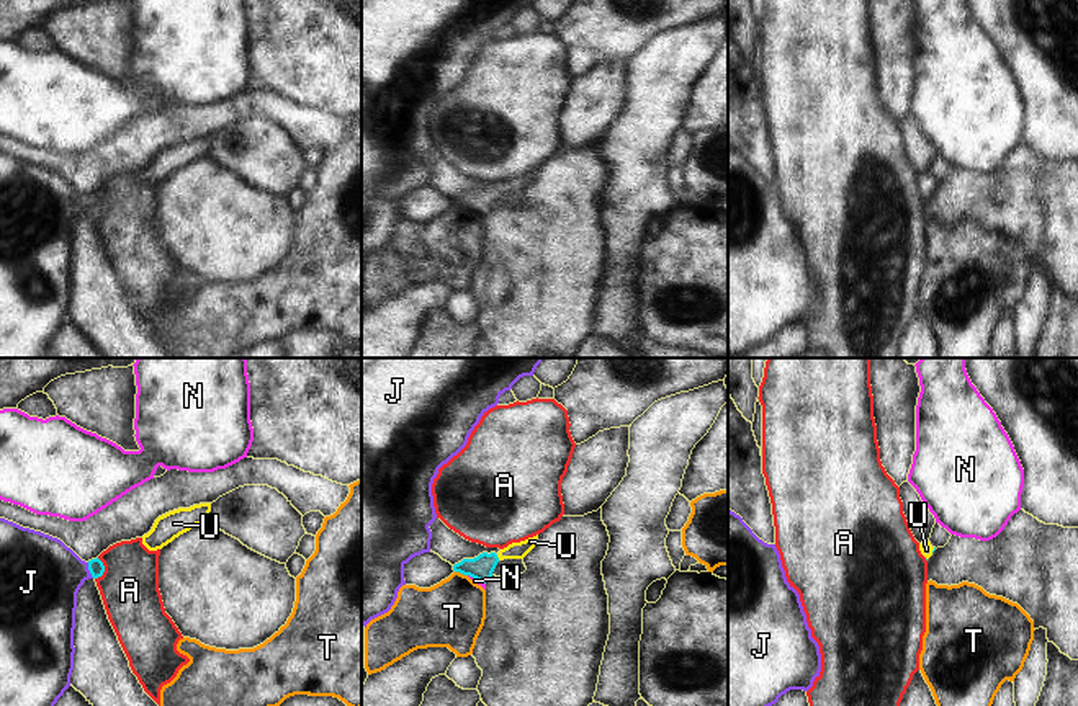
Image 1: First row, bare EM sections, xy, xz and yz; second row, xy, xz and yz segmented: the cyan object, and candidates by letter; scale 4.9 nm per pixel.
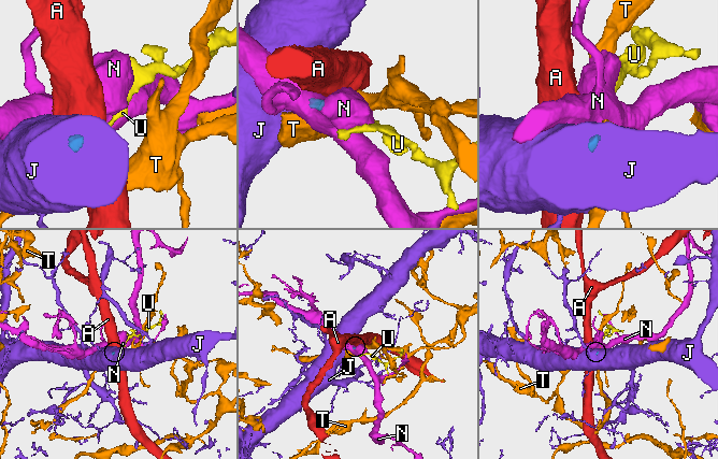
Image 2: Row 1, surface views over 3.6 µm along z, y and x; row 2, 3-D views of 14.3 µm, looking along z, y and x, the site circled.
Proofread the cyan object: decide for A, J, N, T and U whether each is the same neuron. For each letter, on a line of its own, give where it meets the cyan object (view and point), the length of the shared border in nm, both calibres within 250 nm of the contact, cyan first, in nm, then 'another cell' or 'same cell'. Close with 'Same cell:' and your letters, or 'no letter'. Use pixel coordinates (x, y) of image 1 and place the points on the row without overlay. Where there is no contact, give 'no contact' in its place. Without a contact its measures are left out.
A: contact xy (103, 203); length 110 nm; calibres 80 and 280 nm; another cell
J: contact xy (89, 203); length 90 nm; calibres 80 and 400 nm; same cell
N: contact xz (476, 213); length 100 nm; calibres 120 and 20 nm; another cell
T: contact xz (462, 206); length 70 nm; calibres 120 and 320 nm; another cell
U: contact xz (498, 192); length 40 nm; calibres 120 and 80 nm; same cell
Same cell: J, U

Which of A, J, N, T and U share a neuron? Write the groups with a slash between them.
A / J U / N / T

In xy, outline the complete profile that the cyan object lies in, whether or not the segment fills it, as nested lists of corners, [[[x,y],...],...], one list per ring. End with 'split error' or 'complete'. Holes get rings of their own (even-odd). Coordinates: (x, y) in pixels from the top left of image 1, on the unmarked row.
[[[0,152],[0,358],[46,358],[70,320],[77,227],[85,214],[105,206],[97,191],[82,194],[61,173]]]; split error

